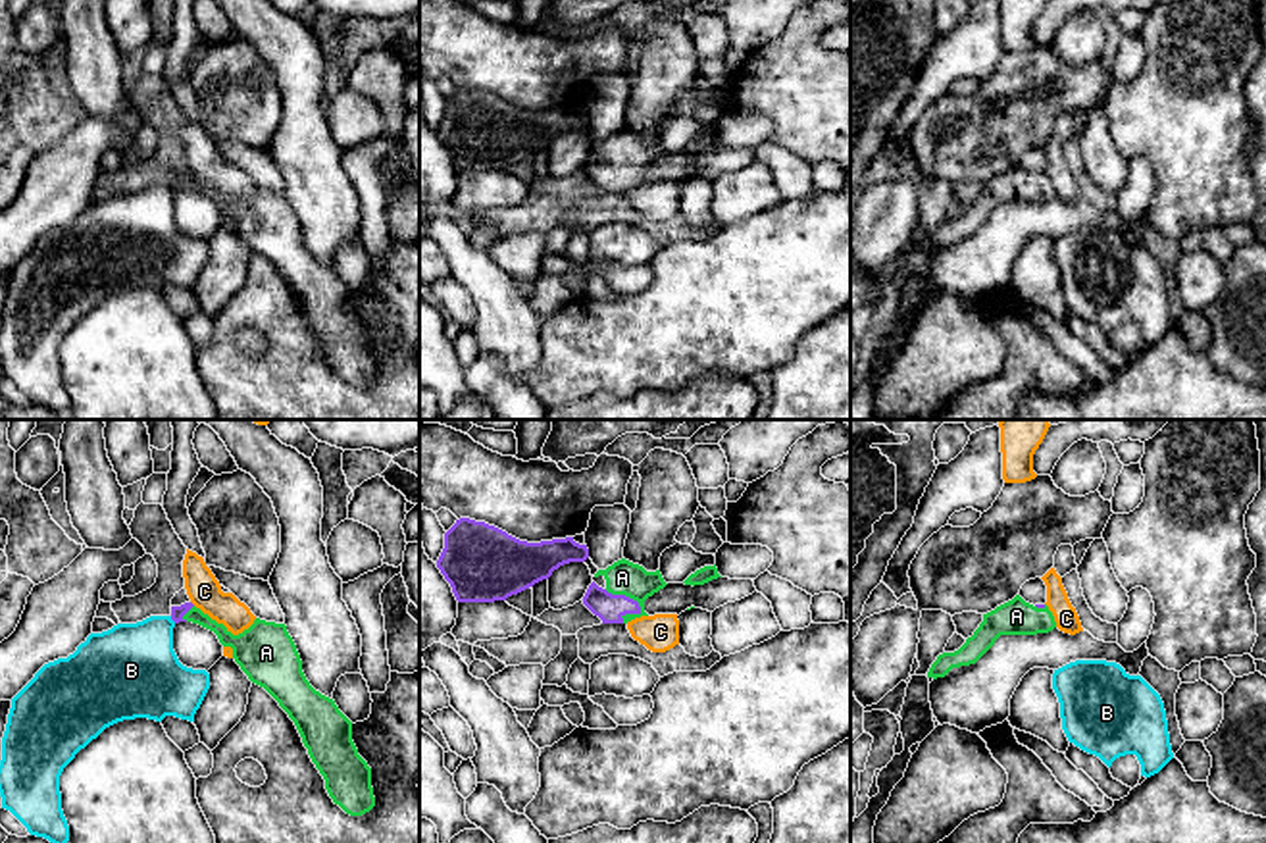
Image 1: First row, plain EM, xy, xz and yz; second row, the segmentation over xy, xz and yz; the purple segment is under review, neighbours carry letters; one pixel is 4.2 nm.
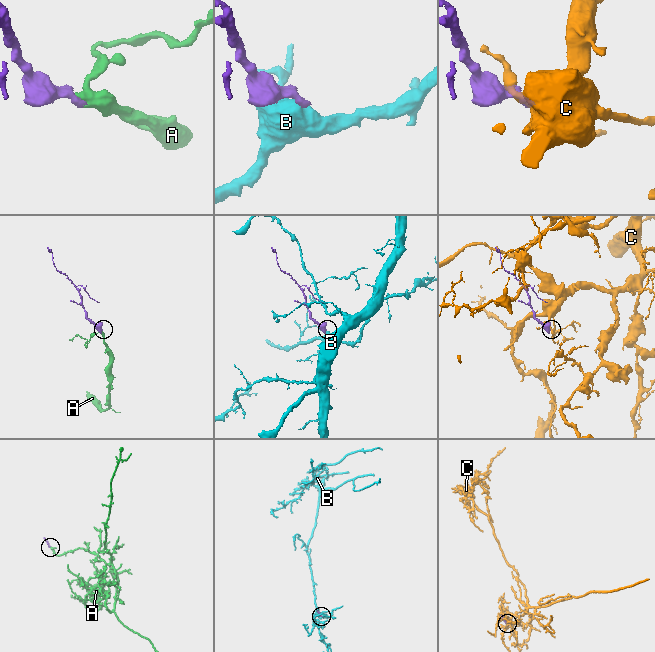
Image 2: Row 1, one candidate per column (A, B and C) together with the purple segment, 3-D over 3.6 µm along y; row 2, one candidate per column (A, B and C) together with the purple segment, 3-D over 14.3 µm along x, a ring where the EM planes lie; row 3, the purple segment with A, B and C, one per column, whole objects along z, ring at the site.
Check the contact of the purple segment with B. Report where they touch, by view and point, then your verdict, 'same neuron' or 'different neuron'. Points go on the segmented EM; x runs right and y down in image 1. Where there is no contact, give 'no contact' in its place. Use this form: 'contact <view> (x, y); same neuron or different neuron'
contact xy (174, 620); different neuron

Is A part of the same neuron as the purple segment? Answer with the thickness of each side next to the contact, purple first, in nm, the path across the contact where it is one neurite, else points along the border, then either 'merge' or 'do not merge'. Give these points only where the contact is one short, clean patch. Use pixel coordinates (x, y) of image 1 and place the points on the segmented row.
120/140 nm | across xz (608, 607), (624, 595), (622, 578) | merge

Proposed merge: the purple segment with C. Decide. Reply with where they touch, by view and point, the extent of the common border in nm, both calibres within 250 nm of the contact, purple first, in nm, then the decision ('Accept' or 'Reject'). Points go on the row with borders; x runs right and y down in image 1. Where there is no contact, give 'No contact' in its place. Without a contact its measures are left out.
No contact. Reject

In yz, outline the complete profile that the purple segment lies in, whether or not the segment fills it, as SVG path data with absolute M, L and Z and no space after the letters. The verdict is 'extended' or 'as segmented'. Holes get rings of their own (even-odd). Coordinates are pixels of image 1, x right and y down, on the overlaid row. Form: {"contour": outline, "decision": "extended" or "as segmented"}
{"contour": "M1020 595L983 614L983 622L954 652L943 652L931 664L927 677L945 677L952 668L975 664L1000 635L1037 635L1056 627L1047 604L1029 604Z", "decision": "extended"}

